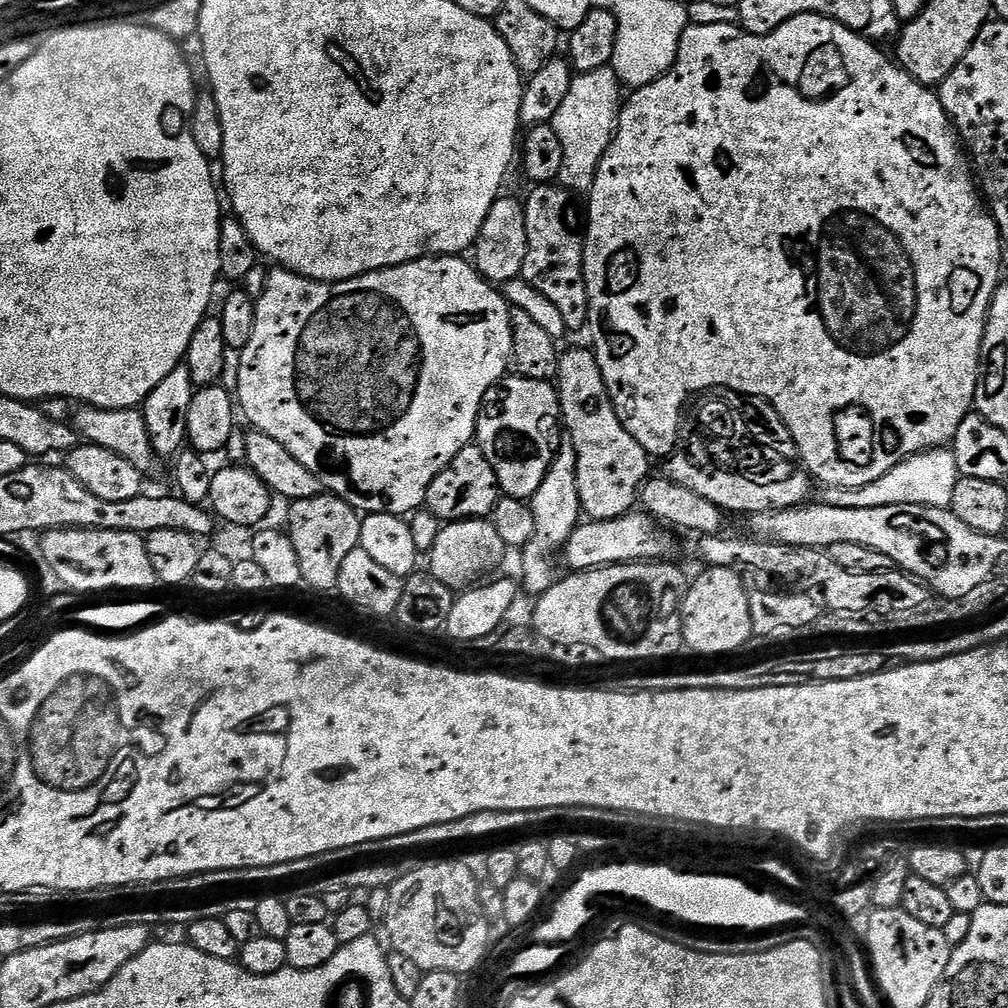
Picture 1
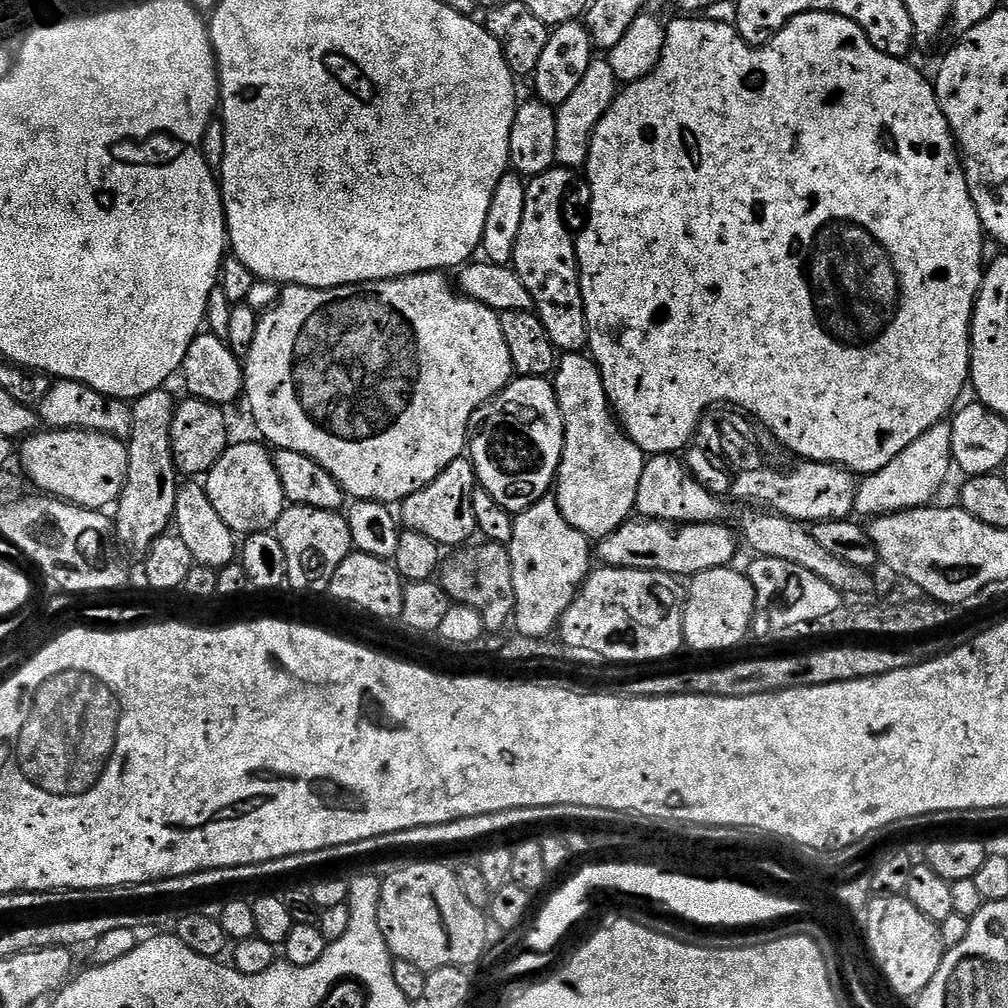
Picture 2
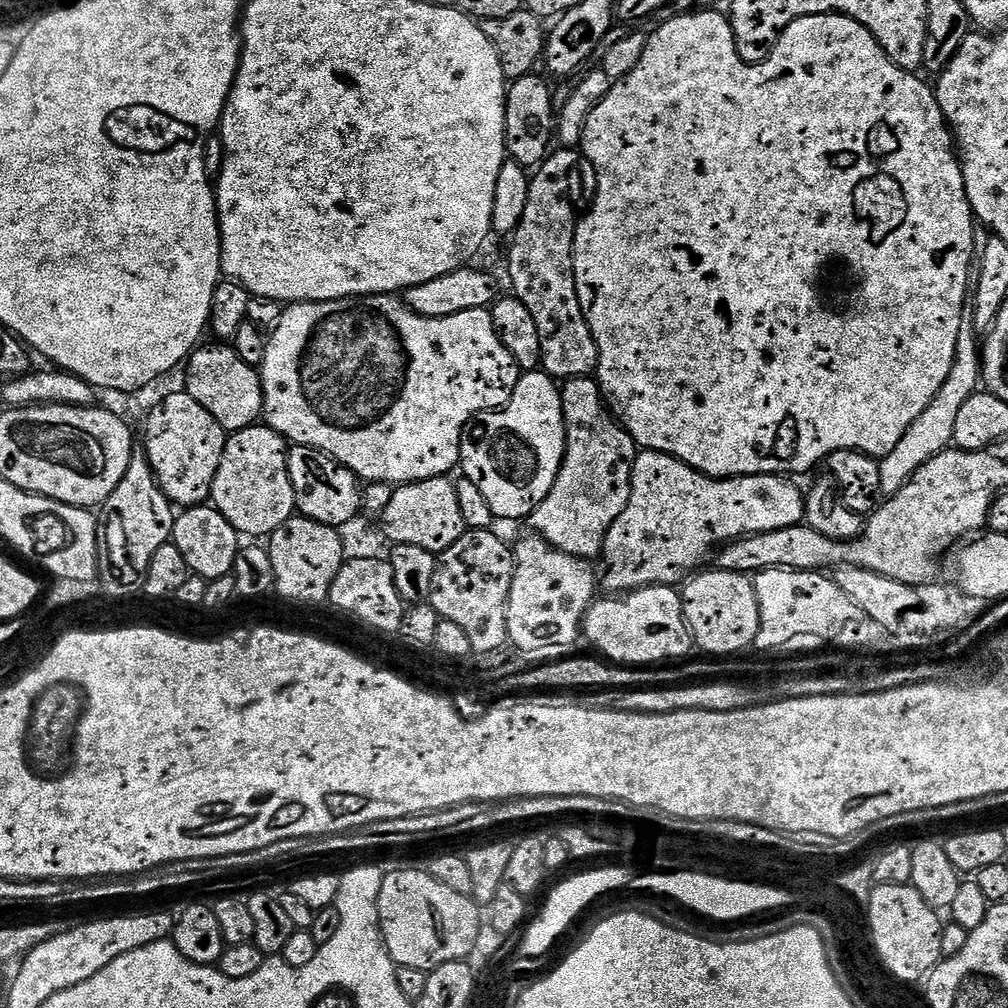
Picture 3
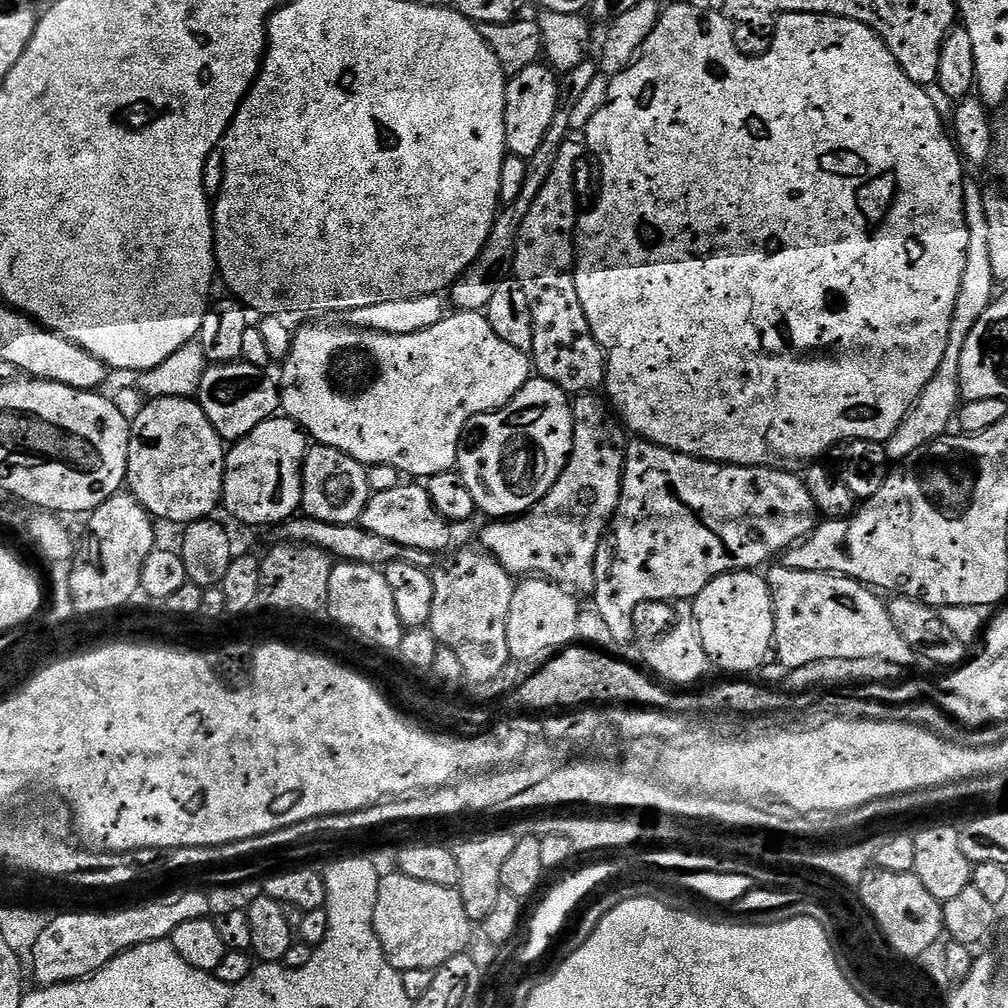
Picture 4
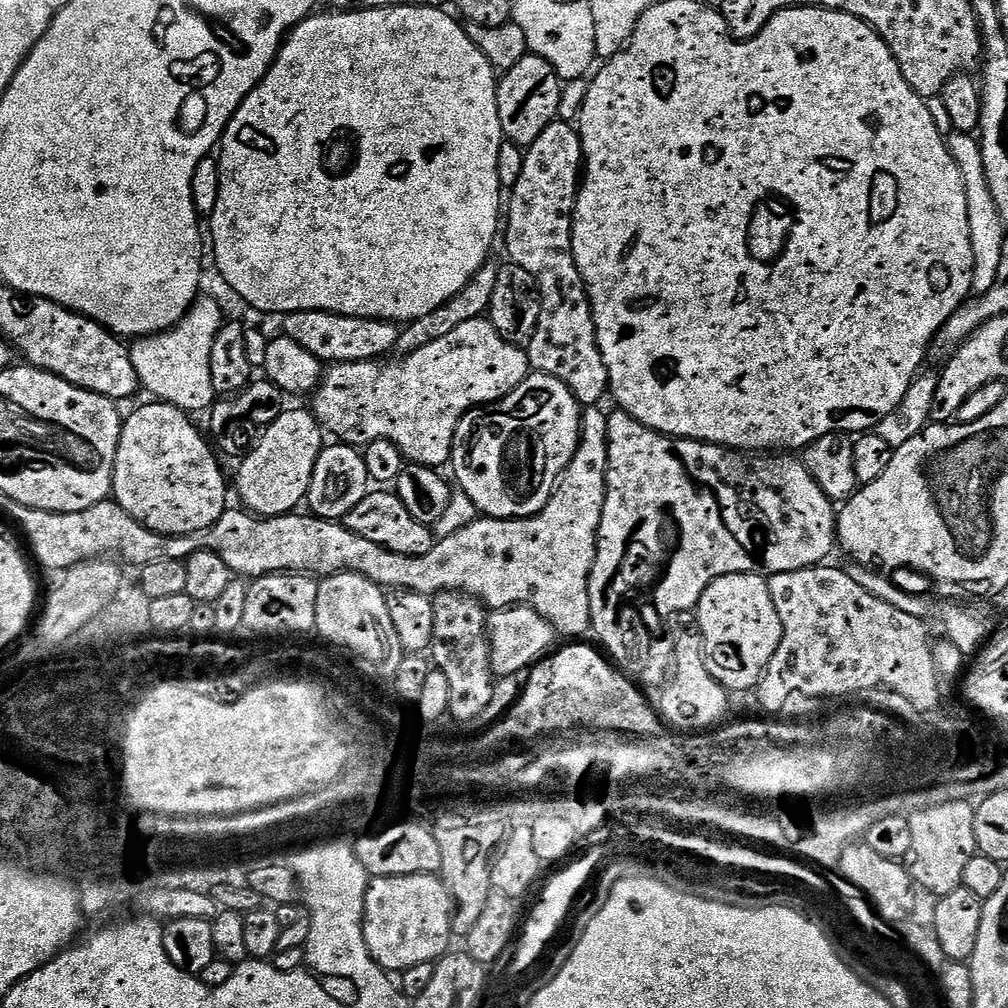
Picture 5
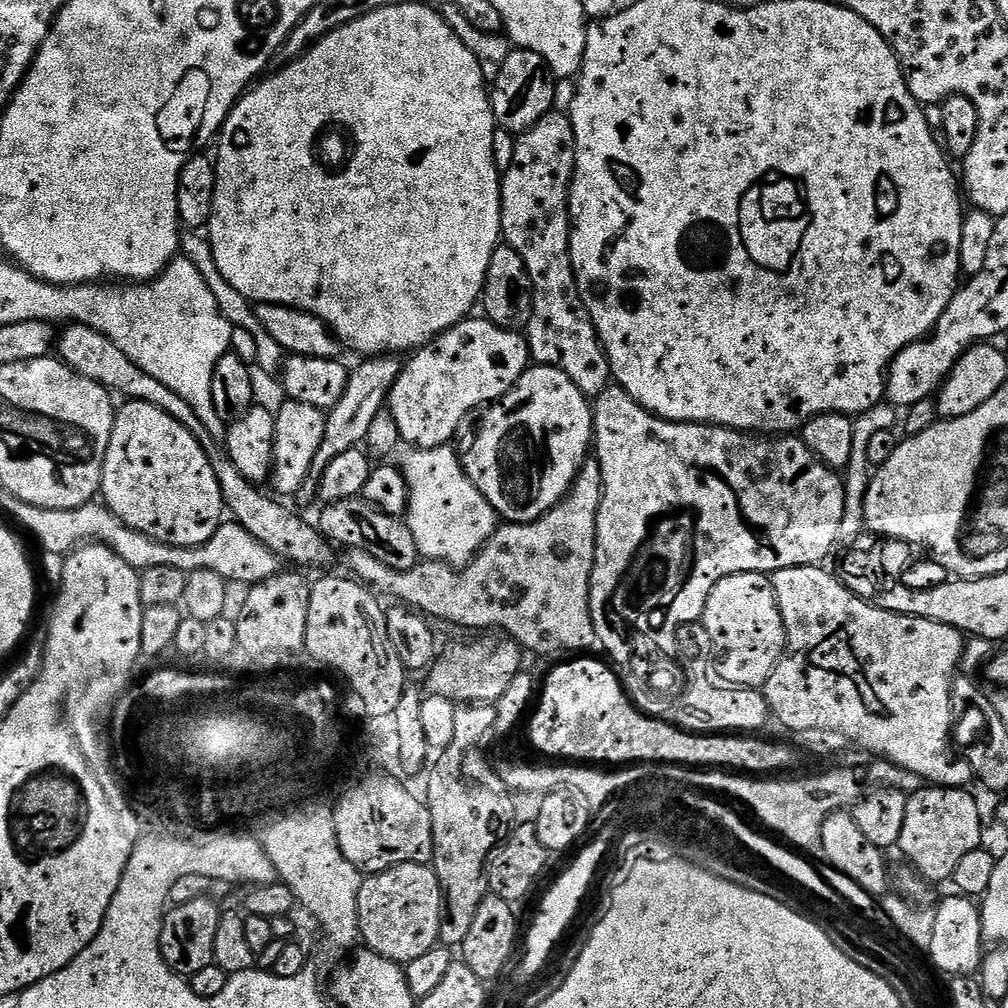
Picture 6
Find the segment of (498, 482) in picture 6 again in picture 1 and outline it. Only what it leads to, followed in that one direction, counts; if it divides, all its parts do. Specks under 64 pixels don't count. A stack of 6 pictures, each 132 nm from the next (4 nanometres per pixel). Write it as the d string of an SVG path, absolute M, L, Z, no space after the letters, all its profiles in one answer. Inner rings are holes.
M508 374L489 390L478 414L475 443L494 466L503 495L527 501L542 486L554 455L552 431L561 424L560 397L549 381Z

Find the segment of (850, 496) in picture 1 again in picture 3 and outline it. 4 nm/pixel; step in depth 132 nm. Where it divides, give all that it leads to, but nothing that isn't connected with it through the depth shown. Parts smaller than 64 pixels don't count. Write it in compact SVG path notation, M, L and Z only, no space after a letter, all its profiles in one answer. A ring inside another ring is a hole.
M965 310L962 314L962 330L958 330L958 346L954 350L954 366L950 366L950 375L946 377L946 382L942 382L942 390L934 394L934 402L930 402L930 406L926 406L926 410L918 414L916 421L910 422L906 434L902 434L902 442L898 442L898 446L894 446L894 450L890 450L890 454L886 454L880 460L880 490L885 497L902 490L902 486L910 482L912 475L922 465L930 462L930 458L934 458L940 452L945 452L952 444L958 414L962 411L966 398L976 393L982 384L980 354L976 323L971 311Z

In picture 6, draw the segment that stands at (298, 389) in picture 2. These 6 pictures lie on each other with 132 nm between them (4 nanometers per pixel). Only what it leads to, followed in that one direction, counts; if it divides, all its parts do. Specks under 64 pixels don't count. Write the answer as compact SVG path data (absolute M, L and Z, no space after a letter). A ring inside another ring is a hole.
M469 318L454 325L401 367L387 407L392 409L405 445L412 444L408 446L413 449L451 445L461 431L464 416L501 400L530 367L528 342L521 333L500 328L487 318L479 319Z

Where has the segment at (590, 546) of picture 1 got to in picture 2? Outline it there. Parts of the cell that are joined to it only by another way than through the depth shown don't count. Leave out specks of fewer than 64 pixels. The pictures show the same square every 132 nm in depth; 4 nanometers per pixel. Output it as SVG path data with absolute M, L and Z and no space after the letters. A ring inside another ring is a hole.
M629 518L620 529L599 541L594 552L599 563L610 568L641 568L651 572L669 572L677 578L691 578L700 572L733 563L738 536L733 529L732 532L724 522L682 524L677 527L662 520Z

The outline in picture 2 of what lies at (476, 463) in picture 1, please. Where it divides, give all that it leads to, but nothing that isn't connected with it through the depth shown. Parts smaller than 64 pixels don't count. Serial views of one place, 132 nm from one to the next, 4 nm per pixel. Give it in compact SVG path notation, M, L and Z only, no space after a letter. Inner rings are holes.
M461 458L450 462L450 466L446 466L438 478L434 478L434 482L402 501L403 527L410 532L426 534L426 538L434 538L436 544L445 549L450 548L448 550L467 545L472 540L471 536L475 537L478 532L474 518L474 494L477 487L476 470L471 459Z

